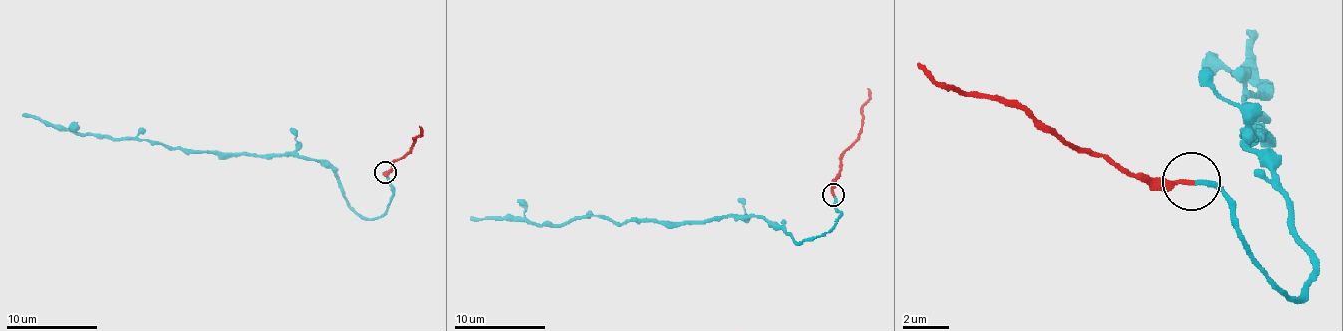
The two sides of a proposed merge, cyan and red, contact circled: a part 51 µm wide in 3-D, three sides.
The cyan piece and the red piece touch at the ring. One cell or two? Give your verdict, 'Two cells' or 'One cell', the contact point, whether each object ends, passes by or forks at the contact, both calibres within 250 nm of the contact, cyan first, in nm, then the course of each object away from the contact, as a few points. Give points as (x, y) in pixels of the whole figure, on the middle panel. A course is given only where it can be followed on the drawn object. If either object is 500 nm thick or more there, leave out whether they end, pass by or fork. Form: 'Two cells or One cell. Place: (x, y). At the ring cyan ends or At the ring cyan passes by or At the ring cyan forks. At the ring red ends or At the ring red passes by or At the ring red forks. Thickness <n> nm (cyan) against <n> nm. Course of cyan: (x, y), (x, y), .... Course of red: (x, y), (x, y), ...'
One cell. Place: (833, 195). At the ring cyan ends. At the ring red ends. Thickness 220 nm (cyan) against 220 nm. Course of cyan: (834, 195), (840, 214), (836, 223), (797, 243), (754, 216), (655, 223), (575, 216), (559, 225), (471, 216). Course of red: (834, 195), (843, 152), (859, 136), (868, 89)

